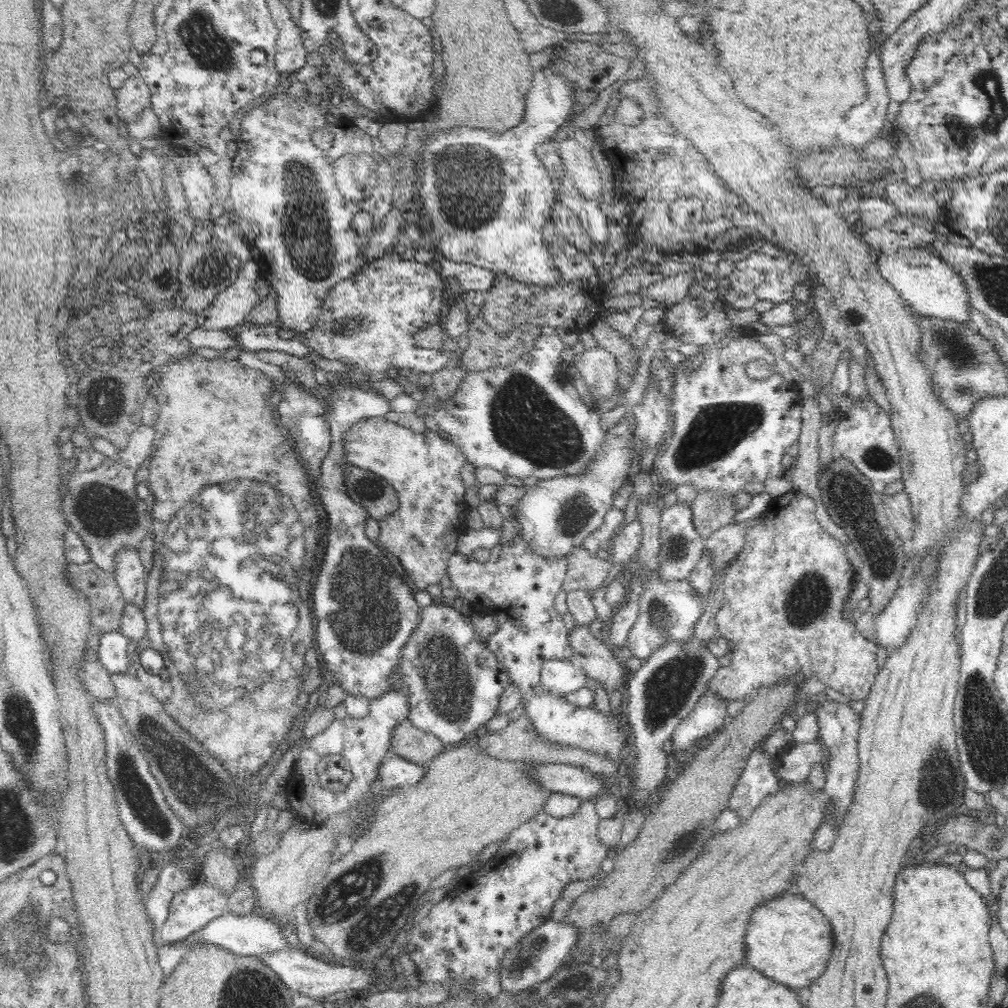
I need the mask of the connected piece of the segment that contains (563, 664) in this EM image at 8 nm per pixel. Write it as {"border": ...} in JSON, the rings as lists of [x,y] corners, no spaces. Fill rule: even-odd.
{"border":[[[572,660],[546,661],[542,666],[541,683],[547,693],[563,699],[565,694],[582,688],[588,676]]]}

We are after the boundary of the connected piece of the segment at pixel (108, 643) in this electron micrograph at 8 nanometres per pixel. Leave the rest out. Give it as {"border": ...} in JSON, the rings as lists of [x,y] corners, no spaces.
{"border":[[[121,631],[106,632],[102,634],[102,638],[98,638],[98,659],[112,675],[132,672],[128,641],[129,638]]]}

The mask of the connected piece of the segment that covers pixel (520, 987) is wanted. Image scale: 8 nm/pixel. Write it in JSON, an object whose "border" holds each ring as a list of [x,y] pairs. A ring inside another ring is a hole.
{"border":[[[549,919],[538,928],[534,928],[514,948],[506,950],[504,958],[500,960],[498,978],[502,985],[502,991],[513,995],[535,987],[539,982],[550,978],[556,970],[565,965],[576,944],[578,944],[578,927],[574,923],[556,922]]]}

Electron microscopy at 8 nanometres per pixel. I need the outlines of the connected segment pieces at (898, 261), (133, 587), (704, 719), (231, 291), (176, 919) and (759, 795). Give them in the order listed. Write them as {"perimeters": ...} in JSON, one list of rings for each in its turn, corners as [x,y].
{"perimeters":[[[[896,212],[882,226],[863,230],[862,238],[874,250],[880,274],[901,294],[904,300],[909,302],[915,312],[928,318],[943,318],[943,320],[953,320],[954,322],[971,322],[970,310],[974,306],[970,303],[970,295],[968,295],[968,289],[966,289],[966,283],[964,283],[964,274],[956,273],[950,267],[948,261],[944,261],[938,253],[930,251],[930,244],[936,242],[936,240],[949,242],[943,230],[942,221],[934,222],[934,219],[928,217]]],[[[125,547],[115,557],[117,565],[114,578],[126,602],[144,609],[146,601],[147,577],[144,563],[140,559],[139,549]]],[[[705,691],[695,704],[694,710],[678,724],[672,734],[672,750],[690,748],[704,736],[713,736],[729,720],[727,703],[716,693]]],[[[252,259],[242,261],[236,282],[219,292],[208,308],[195,314],[199,327],[224,330],[242,324],[244,318],[260,302],[255,289],[259,277],[259,267]]],[[[199,879],[172,899],[166,920],[159,930],[165,944],[174,946],[208,922],[228,912],[228,896]]],[[[758,747],[750,754],[743,772],[738,777],[727,809],[747,819],[766,800],[766,796],[776,794],[783,783],[774,771],[774,760],[764,755]]]]}

